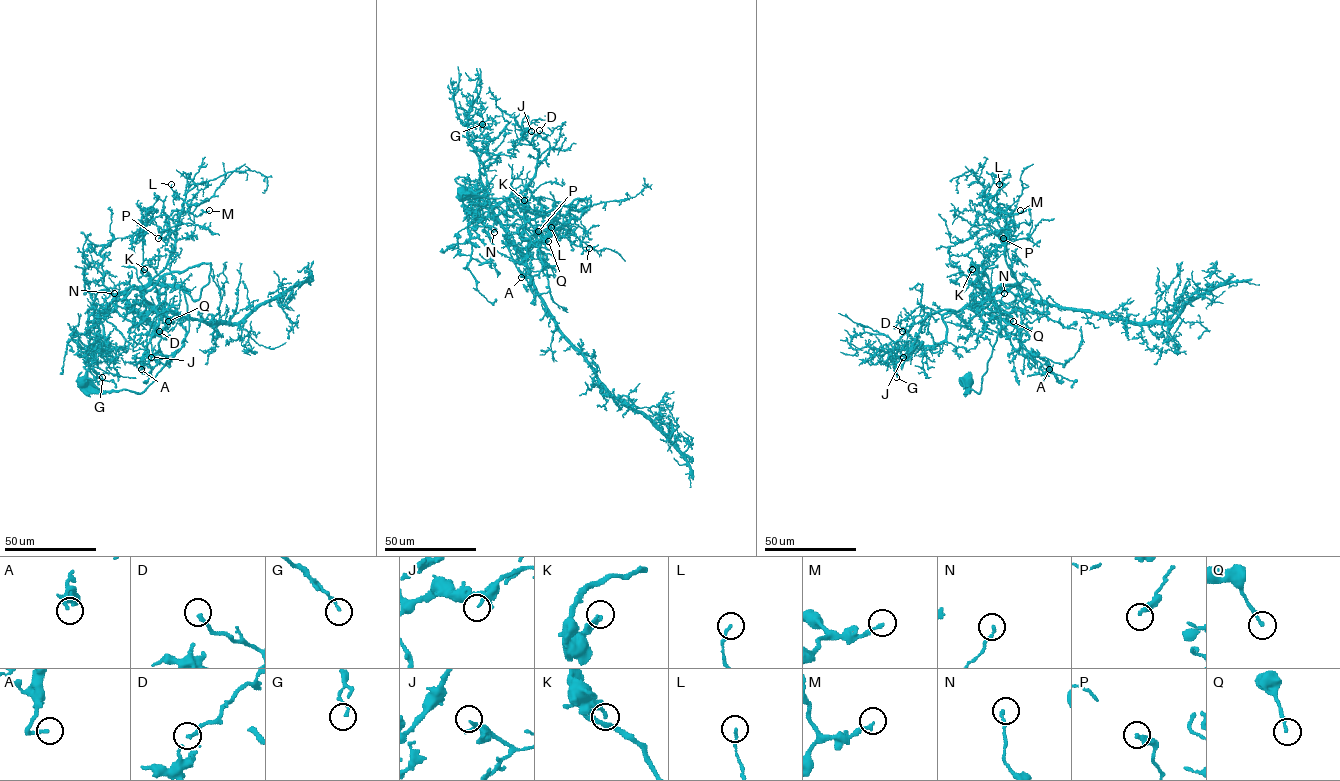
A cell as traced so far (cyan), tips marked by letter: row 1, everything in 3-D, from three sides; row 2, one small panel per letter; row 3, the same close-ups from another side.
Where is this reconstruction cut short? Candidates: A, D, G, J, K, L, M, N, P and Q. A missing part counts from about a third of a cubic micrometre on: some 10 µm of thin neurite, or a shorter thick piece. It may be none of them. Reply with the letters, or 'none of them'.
none of them

